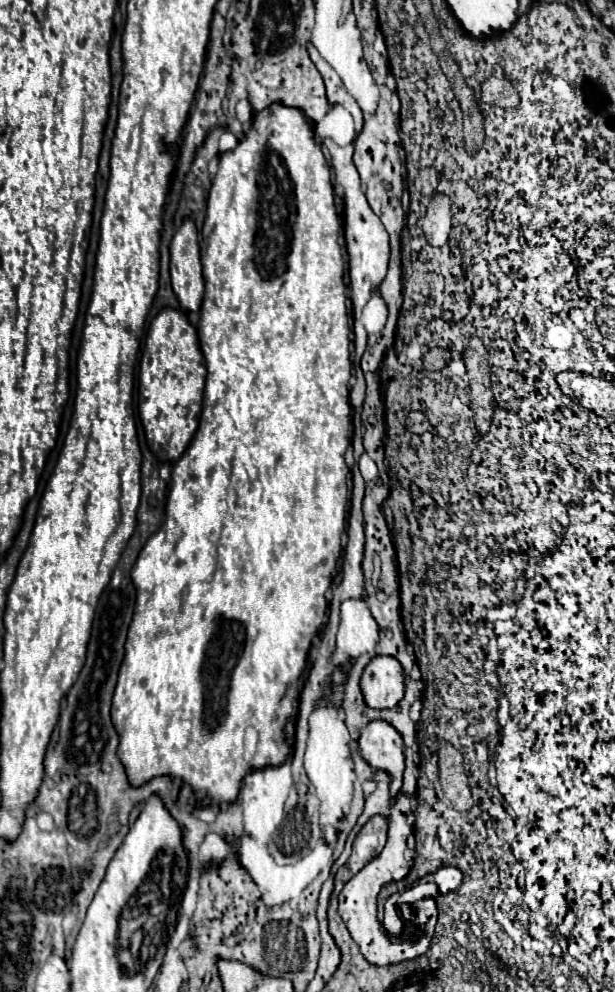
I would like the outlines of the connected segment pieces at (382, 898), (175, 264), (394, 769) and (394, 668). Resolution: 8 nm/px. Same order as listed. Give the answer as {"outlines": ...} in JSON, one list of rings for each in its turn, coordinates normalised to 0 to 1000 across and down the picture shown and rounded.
{"outlines":[[[[636,889],[629,892],[626,892],[621,897],[618,898],[616,902],[615,902],[615,906],[613,906],[613,924],[615,926],[618,926],[618,928],[621,928],[623,926],[623,919],[624,919],[624,911],[626,908],[629,907],[629,905],[633,903],[636,903],[641,900],[646,900],[647,897],[644,896],[644,890],[642,889]]],[[[311,221],[288,231],[278,243],[278,289],[294,311],[320,316],[330,303],[330,275],[324,263],[320,229]]],[[[607,727],[587,735],[587,761],[607,775],[620,775],[636,783],[636,801],[646,801],[652,795],[659,777],[655,753],[652,741],[626,727]]],[[[610,662],[587,680],[587,697],[597,713],[636,715],[655,705],[655,674],[639,662]]]]}

